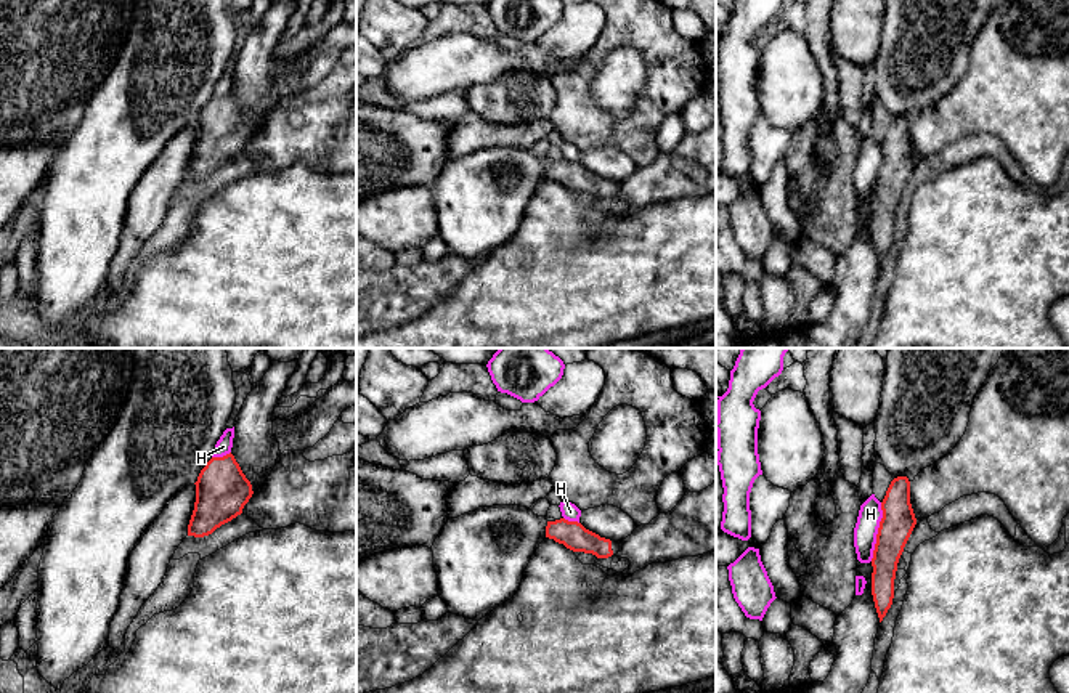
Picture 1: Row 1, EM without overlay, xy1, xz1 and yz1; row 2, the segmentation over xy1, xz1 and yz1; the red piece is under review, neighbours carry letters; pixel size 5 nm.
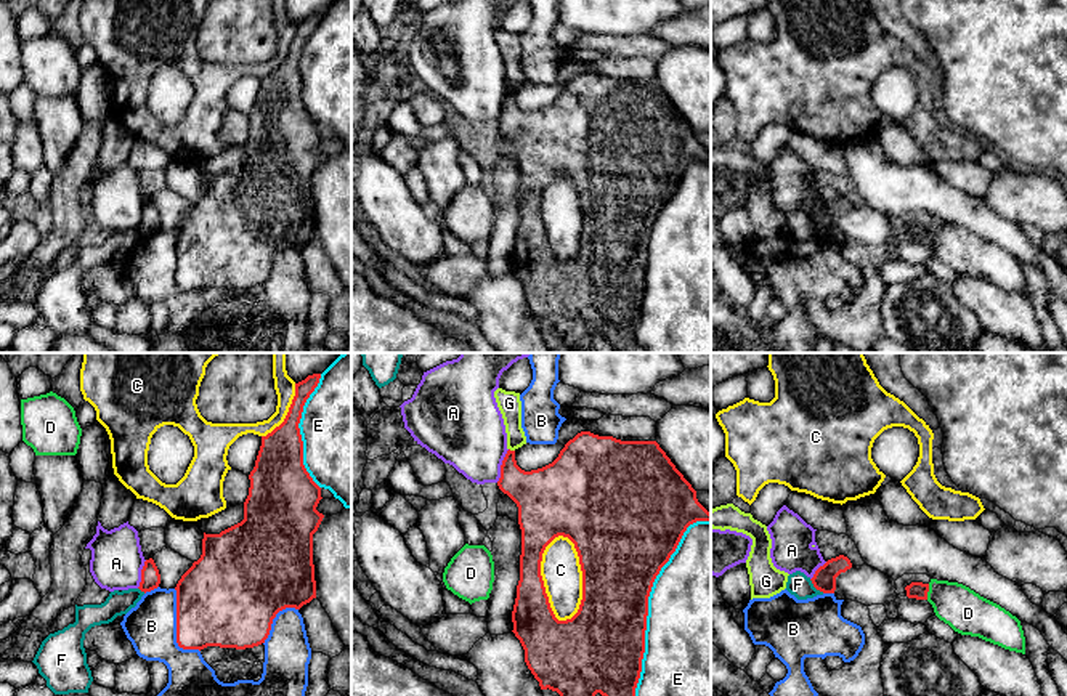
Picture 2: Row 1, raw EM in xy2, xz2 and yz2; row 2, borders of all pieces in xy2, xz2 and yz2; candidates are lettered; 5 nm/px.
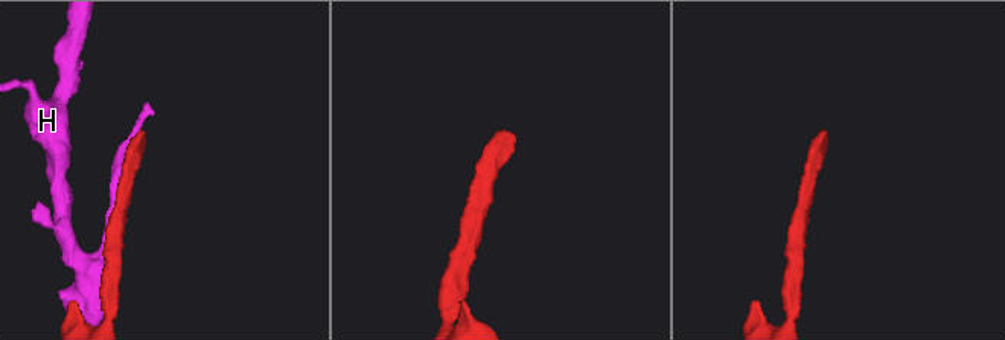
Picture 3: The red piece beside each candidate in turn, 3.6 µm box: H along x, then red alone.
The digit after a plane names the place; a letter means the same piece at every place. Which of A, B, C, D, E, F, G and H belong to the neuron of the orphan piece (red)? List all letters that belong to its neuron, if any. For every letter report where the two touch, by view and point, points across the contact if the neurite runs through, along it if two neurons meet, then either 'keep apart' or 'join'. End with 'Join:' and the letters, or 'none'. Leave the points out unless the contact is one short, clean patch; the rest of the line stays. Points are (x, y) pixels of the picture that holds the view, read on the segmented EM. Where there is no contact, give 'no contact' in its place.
A: meets red in xz2 at (501, 465); border along xz2 (509, 449), (501, 465), (501, 477), (496, 481); keep apart
B: meets red in xy2 at (177, 627); keep apart
C: meets red in xz2 at (583, 576); keep apart
D: meets red in yz2 at (928, 590); border along yz2 (929, 584), (926, 598); keep apart
E: meets red in xz2 at (647, 600); keep apart
F: meets red in yz2 at (815, 587); border along yz2 (809, 579), (823, 592); keep apart
G: meets red in xz2 at (512, 451); border along xz2 (509, 448), (514, 451); keep apart
H: meets red in yz1 at (878, 531); keep apart
Join: none

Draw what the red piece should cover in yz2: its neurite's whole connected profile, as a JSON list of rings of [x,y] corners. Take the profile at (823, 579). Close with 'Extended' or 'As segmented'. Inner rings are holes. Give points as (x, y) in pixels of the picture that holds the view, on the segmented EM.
[[[839,555],[836,558],[828,560],[823,566],[820,566],[810,581],[817,590],[823,593],[834,593],[836,577],[850,568],[850,560],[844,555]]]. As segmented

